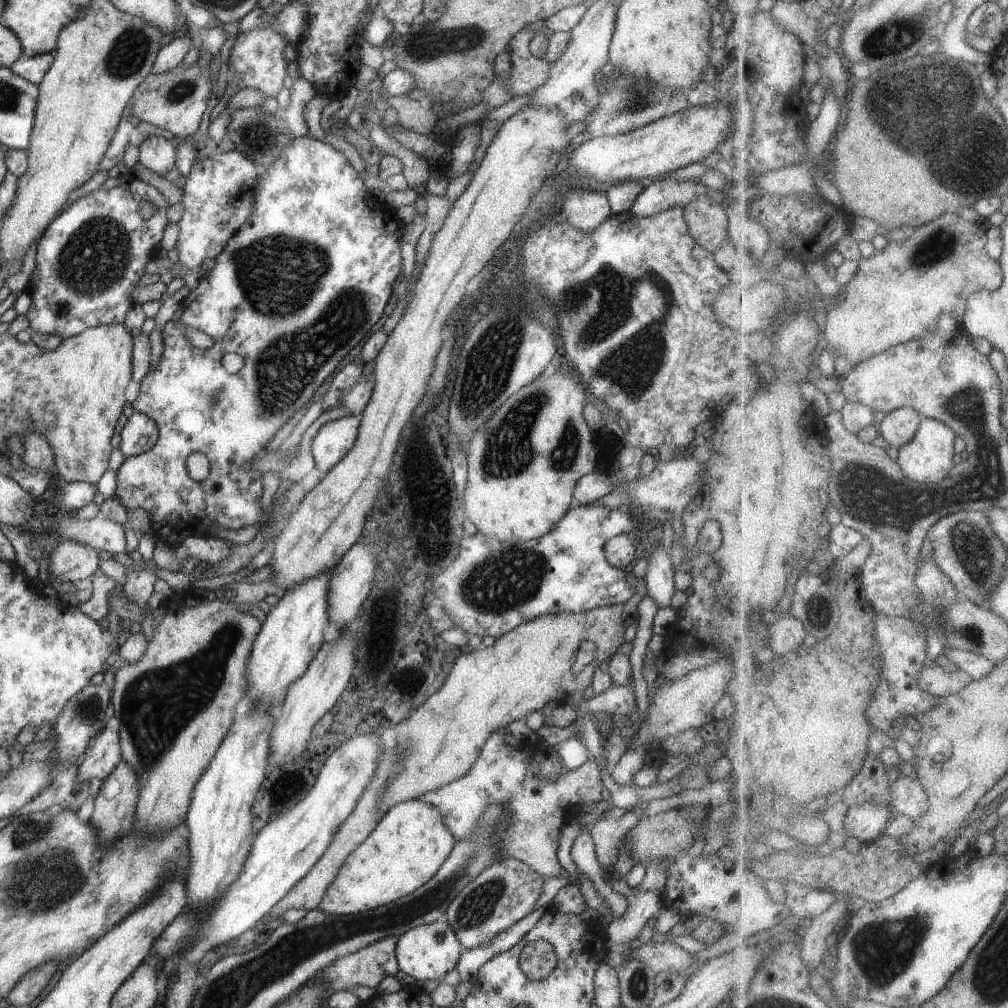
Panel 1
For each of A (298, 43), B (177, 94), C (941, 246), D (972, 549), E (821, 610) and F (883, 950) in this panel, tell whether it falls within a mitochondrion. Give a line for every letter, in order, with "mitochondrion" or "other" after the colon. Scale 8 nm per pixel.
A: other
B: mitochondrion
C: mitochondrion
D: mitochondrion
E: mitochondrion
F: mitochondrion

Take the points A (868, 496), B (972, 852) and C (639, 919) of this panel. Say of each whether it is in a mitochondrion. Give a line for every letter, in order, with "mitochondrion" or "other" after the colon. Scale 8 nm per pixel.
A: mitochondrion
B: other
C: other

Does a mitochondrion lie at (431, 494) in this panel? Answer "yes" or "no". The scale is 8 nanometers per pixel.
no

